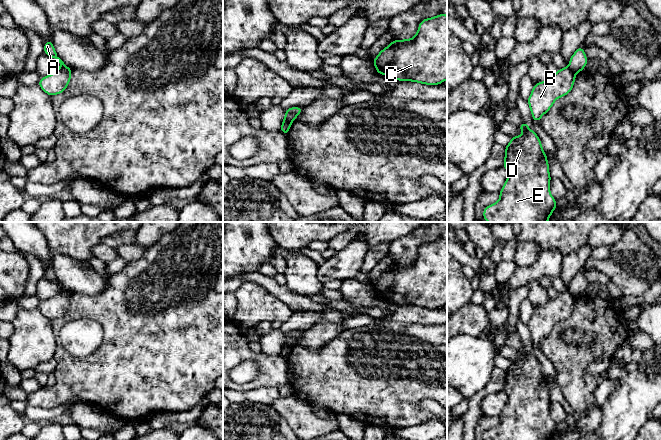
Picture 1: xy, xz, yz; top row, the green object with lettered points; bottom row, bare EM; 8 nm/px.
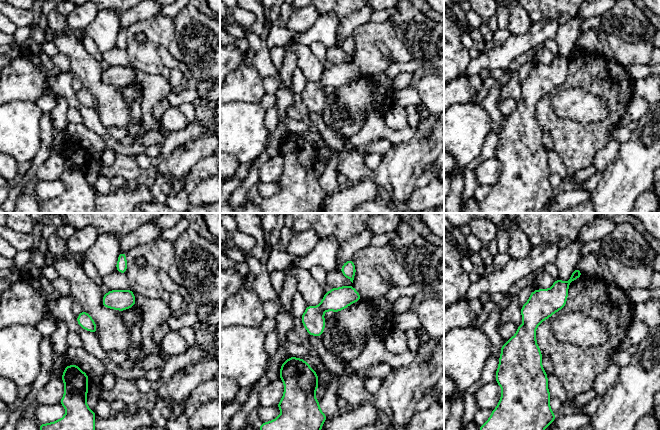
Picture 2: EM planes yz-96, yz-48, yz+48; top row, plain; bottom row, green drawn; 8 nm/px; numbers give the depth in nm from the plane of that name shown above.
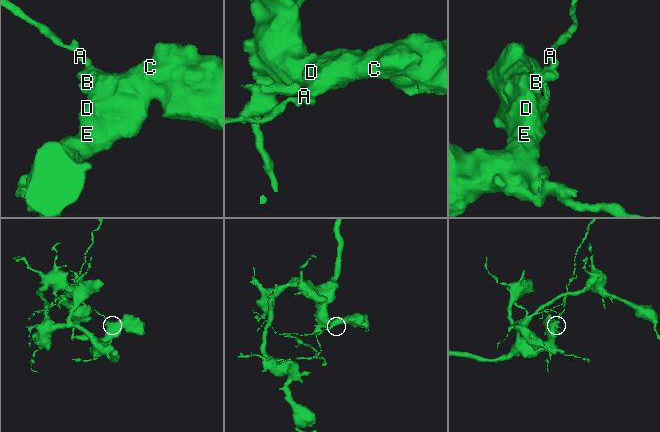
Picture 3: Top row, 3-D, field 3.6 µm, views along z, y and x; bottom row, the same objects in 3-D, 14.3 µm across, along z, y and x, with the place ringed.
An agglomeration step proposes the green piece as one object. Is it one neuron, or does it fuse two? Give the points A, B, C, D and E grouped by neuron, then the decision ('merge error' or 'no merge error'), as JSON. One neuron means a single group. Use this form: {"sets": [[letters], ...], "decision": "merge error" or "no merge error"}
{"sets": [["A"], ["B", "C", "D", "E"]], "decision": "merge error"}

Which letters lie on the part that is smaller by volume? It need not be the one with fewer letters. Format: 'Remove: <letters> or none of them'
Remove: A

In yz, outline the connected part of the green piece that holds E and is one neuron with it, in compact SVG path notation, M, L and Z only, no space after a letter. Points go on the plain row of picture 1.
M525 345L518 351L523 358L512 360L505 371L503 391L507 393L508 401L499 416L500 422L484 432L483 440L551 440L558 429L550 416L548 380L543 375L540 362Z

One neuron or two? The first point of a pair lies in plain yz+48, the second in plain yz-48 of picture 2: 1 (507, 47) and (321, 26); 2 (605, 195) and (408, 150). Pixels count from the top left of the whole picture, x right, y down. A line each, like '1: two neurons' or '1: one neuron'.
1: one neuron
2: one neuron

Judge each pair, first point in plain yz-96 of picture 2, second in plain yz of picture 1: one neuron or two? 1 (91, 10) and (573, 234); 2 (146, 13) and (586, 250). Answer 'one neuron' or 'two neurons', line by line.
1: two neurons
2: one neuron

